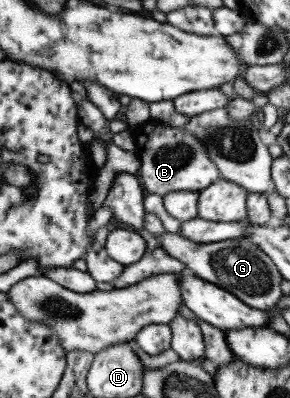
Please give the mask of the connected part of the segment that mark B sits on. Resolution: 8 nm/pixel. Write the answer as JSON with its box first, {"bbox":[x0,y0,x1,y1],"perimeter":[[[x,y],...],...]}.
{"bbox":[135,124,219,197],"perimeter":[[[146,124],[142,130],[144,132],[136,140],[138,155],[135,176],[145,194],[152,193],[162,197],[168,193],[198,192],[219,180],[218,170],[206,157],[202,143],[190,137],[182,128],[167,124],[164,128],[150,128],[150,124]]]}

